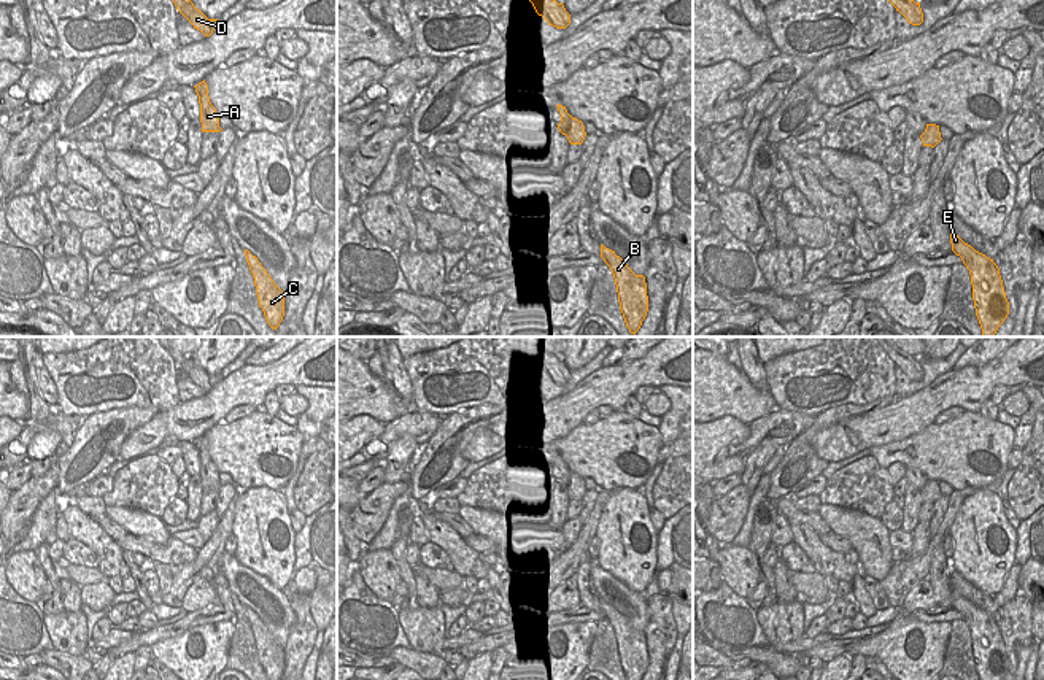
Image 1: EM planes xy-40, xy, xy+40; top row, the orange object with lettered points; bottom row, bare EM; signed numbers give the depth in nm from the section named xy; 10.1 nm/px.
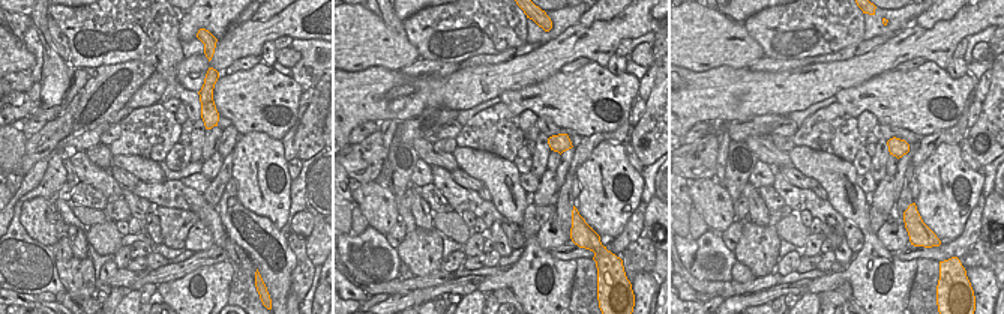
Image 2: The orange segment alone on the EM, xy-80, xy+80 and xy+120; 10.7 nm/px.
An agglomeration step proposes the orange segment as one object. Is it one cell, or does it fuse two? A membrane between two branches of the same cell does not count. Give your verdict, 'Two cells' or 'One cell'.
One cell

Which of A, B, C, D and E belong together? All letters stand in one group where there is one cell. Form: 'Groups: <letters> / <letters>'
Groups: A B C D E

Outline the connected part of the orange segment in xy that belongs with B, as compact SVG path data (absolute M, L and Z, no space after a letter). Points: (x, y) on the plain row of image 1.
M601 601L601 613L610 623L620 666L626 680L642 680L648 667L647 639L644 631L636 631L615 607Z

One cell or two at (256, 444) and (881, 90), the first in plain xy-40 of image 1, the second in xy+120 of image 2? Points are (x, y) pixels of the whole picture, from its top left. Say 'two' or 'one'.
one

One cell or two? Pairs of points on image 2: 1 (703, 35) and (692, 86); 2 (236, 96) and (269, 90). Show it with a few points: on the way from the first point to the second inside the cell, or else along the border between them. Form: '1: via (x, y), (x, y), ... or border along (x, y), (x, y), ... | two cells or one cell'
1: border along (730, 65), (704, 71), (685, 69) | two cells
2: via (243, 93), (261, 93) | one cell

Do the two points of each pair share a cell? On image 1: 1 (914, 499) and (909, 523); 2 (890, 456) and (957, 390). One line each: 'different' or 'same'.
1: same
2: different

